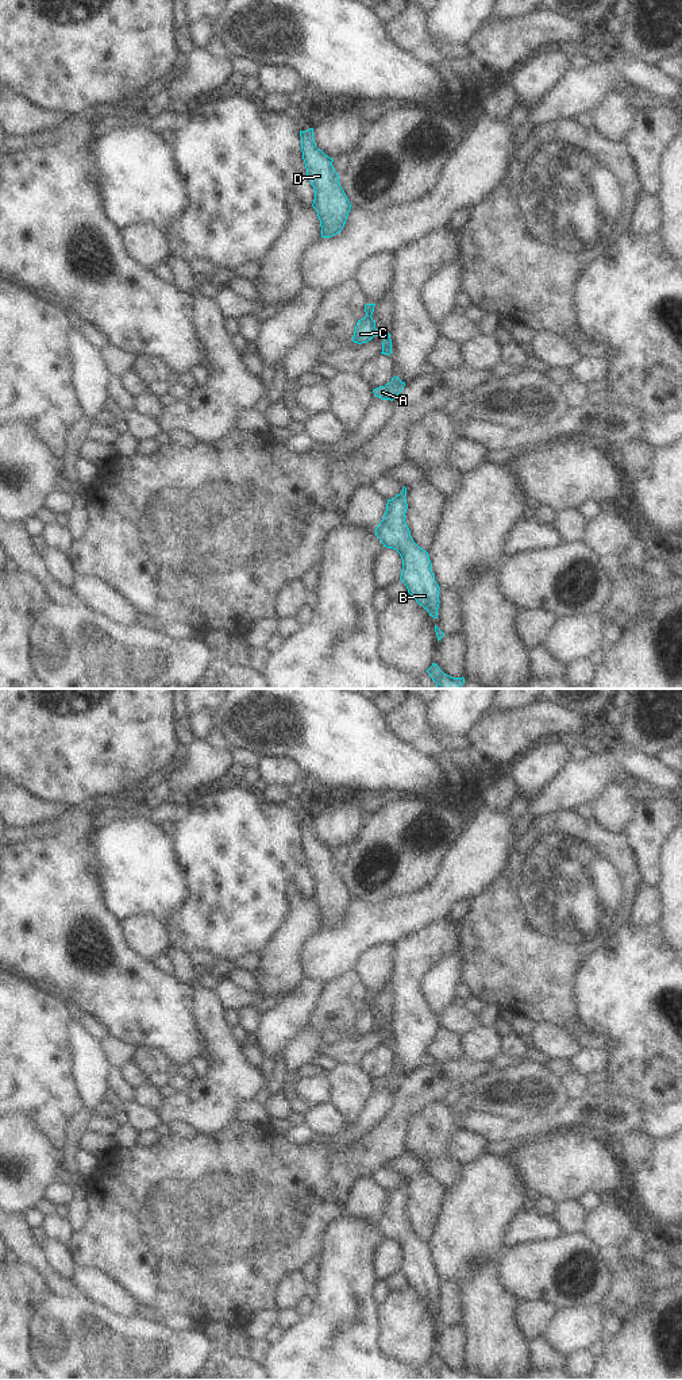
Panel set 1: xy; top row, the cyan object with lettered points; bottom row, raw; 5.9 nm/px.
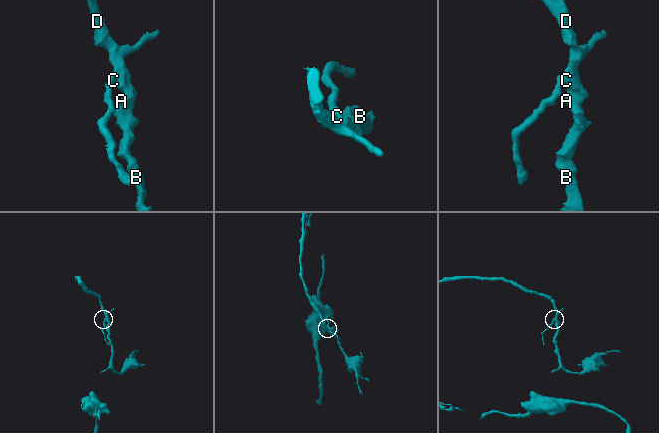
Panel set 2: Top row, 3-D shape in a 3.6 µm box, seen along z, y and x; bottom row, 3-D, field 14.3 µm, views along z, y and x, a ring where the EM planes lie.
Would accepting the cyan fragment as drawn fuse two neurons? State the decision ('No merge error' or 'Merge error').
Merge error

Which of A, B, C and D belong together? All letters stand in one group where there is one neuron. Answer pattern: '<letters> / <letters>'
A B D / C

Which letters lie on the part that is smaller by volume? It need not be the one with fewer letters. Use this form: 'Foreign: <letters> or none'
Foreign: C

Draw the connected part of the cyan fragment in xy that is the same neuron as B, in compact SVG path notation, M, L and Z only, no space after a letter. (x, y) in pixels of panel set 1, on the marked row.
M406 487L394 498L388 500L382 521L375 528L375 536L384 547L396 550L402 559L400 581L408 593L421 605L429 616L438 618L439 585L432 573L432 563L425 550L420 548L412 539L405 523Z

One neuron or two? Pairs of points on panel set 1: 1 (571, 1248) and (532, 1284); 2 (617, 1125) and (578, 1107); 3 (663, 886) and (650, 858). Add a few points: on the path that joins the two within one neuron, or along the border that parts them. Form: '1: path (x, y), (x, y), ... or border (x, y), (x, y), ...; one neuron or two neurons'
1: path (562, 1257), (542, 1275); one neuron
2: path (608, 1121), (602, 1116), (588, 1116); one neuron
3: border (662, 845), (658, 881), (654, 886); two neurons

